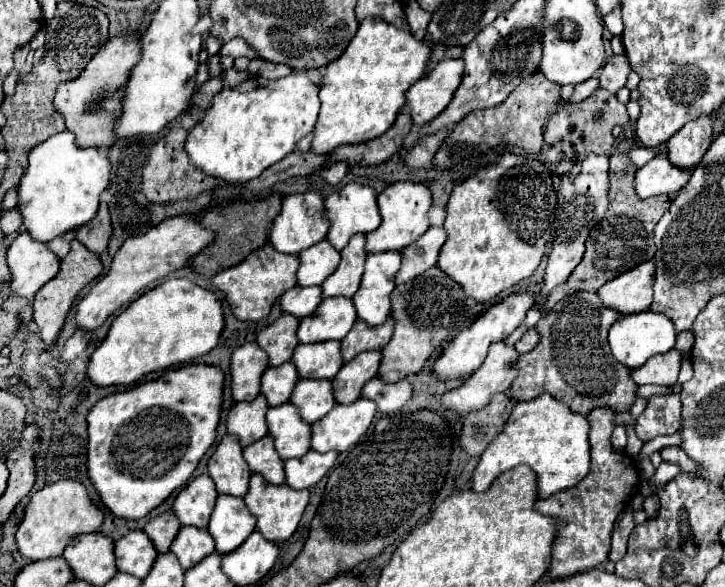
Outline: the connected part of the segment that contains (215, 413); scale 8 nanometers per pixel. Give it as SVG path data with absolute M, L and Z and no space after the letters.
M187 365L165 371L159 379L141 383L127 391L111 393L89 411L87 467L103 505L117 517L141 519L159 507L177 487L185 485L201 457L213 445L223 405L225 373L213 365Z

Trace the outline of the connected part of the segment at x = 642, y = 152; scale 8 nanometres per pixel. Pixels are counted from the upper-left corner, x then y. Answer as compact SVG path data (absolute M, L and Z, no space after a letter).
M635 147L626 152L633 159L633 164L642 167L655 157L655 150L646 147Z

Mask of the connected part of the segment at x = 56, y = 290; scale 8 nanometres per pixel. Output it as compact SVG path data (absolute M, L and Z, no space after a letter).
M77 239L71 243L71 251L67 253L67 257L61 261L61 269L57 273L57 277L53 277L47 285L43 285L43 289L39 289L39 293L35 295L35 301L33 301L33 321L39 325L39 331L41 331L41 339L47 343L47 345L55 345L61 329L63 329L63 323L73 307L73 301L75 297L79 295L79 291L91 283L95 277L99 277L103 273L103 265L101 265L101 259L91 253L83 243L79 243Z

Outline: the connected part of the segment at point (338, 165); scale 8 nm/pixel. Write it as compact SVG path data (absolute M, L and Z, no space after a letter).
M335 161L327 169L321 169L321 177L331 185L337 185L345 177L345 173L347 173L347 163L343 161Z

